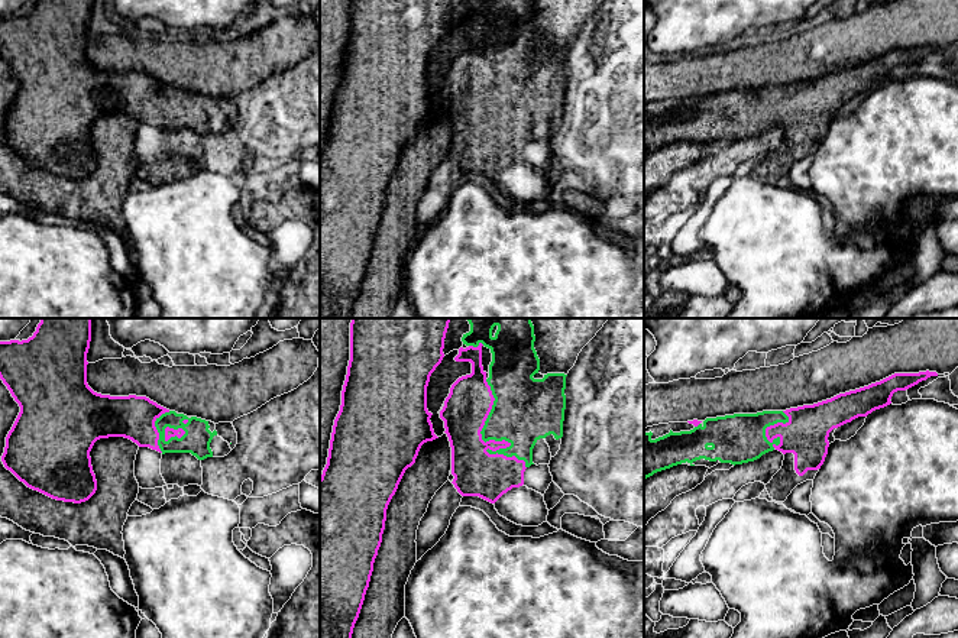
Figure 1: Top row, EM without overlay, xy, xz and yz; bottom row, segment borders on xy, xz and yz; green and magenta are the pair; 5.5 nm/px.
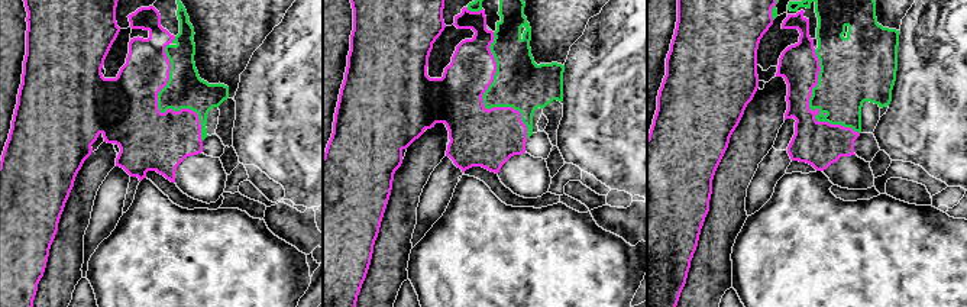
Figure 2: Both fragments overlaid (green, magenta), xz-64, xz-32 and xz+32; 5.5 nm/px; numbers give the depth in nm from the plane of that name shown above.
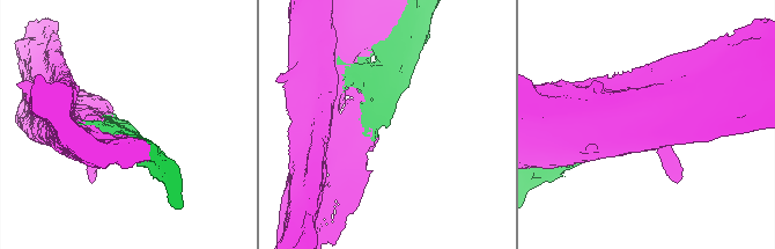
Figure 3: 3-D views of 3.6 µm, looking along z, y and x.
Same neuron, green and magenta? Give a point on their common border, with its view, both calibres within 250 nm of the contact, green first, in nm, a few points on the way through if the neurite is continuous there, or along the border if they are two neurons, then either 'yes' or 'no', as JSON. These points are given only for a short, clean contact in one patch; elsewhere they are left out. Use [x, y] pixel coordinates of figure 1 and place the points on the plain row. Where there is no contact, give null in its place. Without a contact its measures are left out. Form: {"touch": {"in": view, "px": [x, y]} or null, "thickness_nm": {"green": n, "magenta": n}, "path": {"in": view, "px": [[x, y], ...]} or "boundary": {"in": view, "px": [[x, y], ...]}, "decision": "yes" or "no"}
{"touch": {"in": "xz", "px": [489, 115]}, "thickness_nm": {"green": 360, "magenta": 260}, "decision": "yes"}

